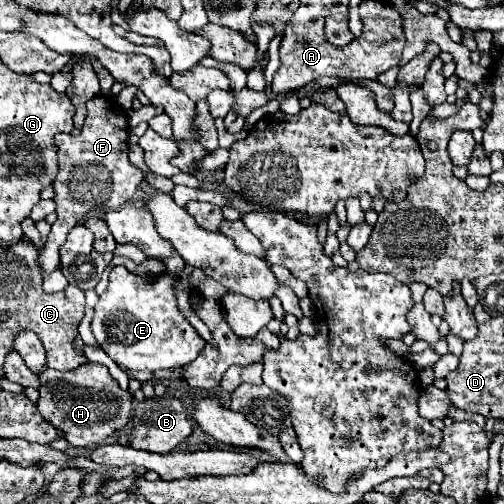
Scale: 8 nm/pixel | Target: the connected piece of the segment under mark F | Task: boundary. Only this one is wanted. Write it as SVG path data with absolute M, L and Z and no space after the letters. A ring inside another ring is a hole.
M96 96L88 104L88 118L78 136L56 134L58 148L58 174L52 182L56 202L56 222L38 256L42 272L52 274L60 266L60 246L64 244L70 228L80 224L88 212L96 208L122 208L132 200L138 184L144 180L142 170L128 162L128 112L108 96Z

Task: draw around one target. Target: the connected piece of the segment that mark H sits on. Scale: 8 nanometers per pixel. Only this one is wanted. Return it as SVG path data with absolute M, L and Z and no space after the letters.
M86 362L70 372L46 368L38 374L38 380L40 380L40 398L36 402L36 408L48 422L66 432L66 440L72 446L82 448L100 444L102 440L122 430L130 422L132 394L124 392L118 386L118 382L110 376L108 368L102 364Z

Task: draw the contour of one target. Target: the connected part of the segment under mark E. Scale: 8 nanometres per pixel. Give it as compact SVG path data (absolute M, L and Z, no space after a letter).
M114 266L110 272L110 282L106 292L100 294L98 304L94 306L92 334L96 336L102 350L118 364L130 370L158 370L158 368L174 368L192 362L200 350L204 348L204 340L192 328L192 324L182 316L176 306L176 276L172 272L164 272L160 276L136 276L128 272L124 266Z

